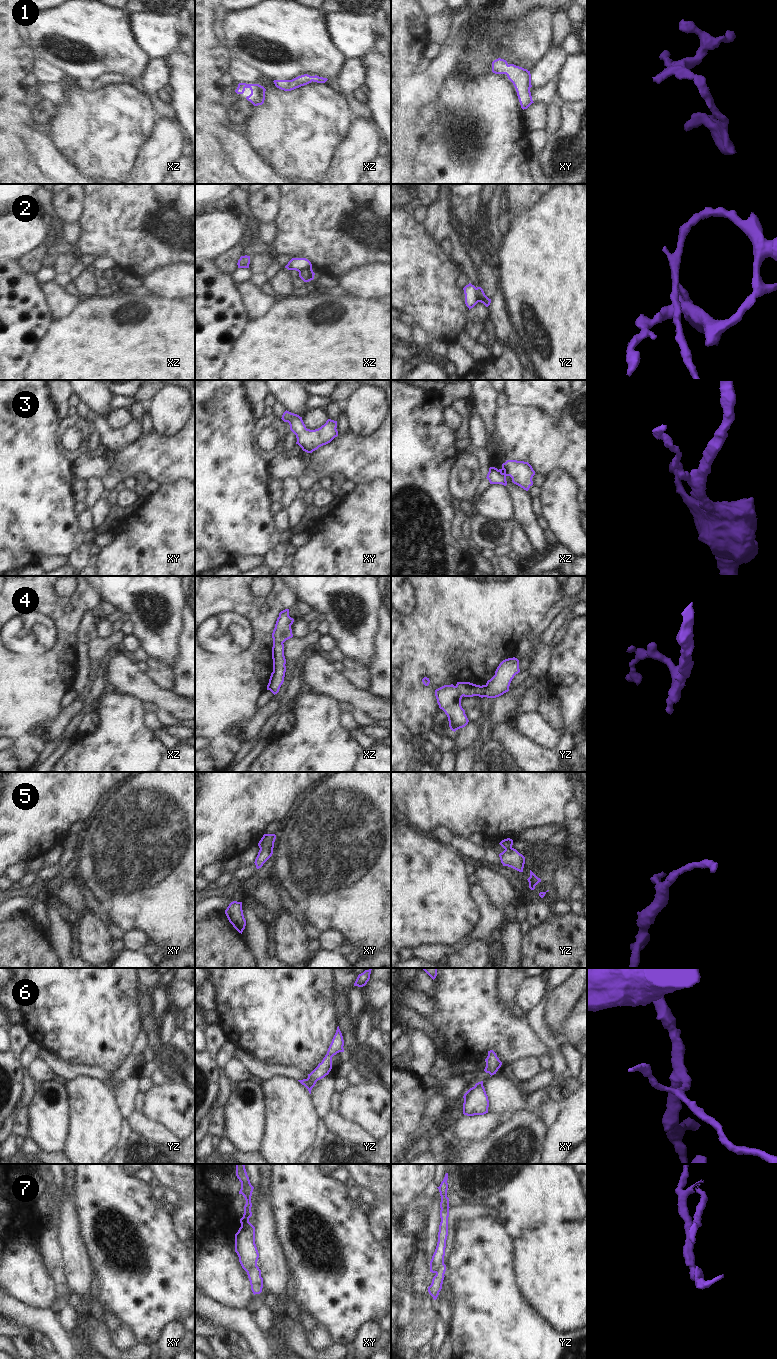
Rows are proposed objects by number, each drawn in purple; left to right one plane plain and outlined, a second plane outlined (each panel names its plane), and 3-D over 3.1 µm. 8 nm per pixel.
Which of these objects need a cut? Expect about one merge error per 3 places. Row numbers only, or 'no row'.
2, 4, 7

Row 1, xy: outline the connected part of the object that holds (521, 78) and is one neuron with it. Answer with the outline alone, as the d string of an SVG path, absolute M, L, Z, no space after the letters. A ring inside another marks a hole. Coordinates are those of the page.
M498 58L492 62L492 72L507 75L516 89L523 110L534 103L530 92L532 87L530 71L514 64L508 64L506 60Z

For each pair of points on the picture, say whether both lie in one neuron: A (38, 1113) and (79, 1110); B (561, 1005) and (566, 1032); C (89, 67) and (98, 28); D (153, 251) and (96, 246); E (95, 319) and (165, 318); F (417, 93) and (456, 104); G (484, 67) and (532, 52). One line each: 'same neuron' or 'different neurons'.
A: different neurons
B: different neurons
C: same neuron
D: same neuron
E: same neuron
F: different neurons
G: same neuron

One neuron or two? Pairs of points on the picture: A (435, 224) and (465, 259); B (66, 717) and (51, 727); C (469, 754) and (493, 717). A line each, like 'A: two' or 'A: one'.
A: one
B: one
C: one

